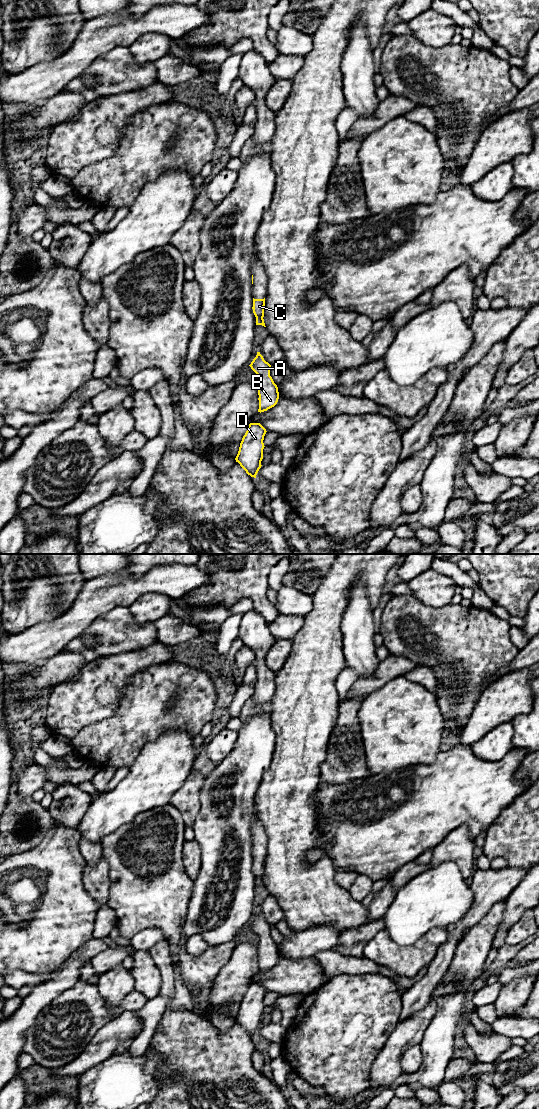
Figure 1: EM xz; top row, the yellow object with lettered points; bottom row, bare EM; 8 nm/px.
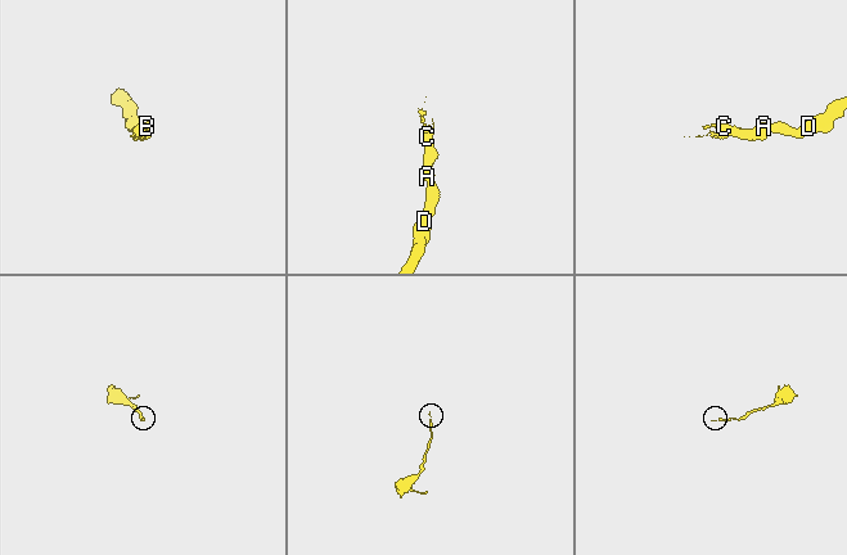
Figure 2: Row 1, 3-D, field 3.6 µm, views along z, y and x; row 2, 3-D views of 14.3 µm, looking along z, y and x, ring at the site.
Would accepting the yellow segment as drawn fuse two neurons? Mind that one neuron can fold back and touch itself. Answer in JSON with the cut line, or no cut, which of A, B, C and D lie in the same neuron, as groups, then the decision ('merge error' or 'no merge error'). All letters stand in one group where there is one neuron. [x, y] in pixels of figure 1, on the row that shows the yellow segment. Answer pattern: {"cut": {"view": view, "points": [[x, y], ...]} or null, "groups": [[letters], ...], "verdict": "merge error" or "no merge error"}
{"cut": null, "groups": [["A", "B", "C", "D"]], "verdict": "no merge error"}

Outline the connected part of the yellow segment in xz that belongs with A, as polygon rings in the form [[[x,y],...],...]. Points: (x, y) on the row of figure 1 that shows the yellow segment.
[[[257,352],[256,357],[249,365],[257,374],[259,381],[257,383],[259,395],[258,412],[264,412],[274,407],[279,399],[278,387],[270,376],[271,365],[266,362],[260,352]]]

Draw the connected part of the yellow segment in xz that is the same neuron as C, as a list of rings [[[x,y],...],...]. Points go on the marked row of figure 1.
[[[253,298],[253,313],[256,317],[256,325],[262,325],[264,327],[264,306],[265,306],[265,298],[264,299],[254,299]]]

